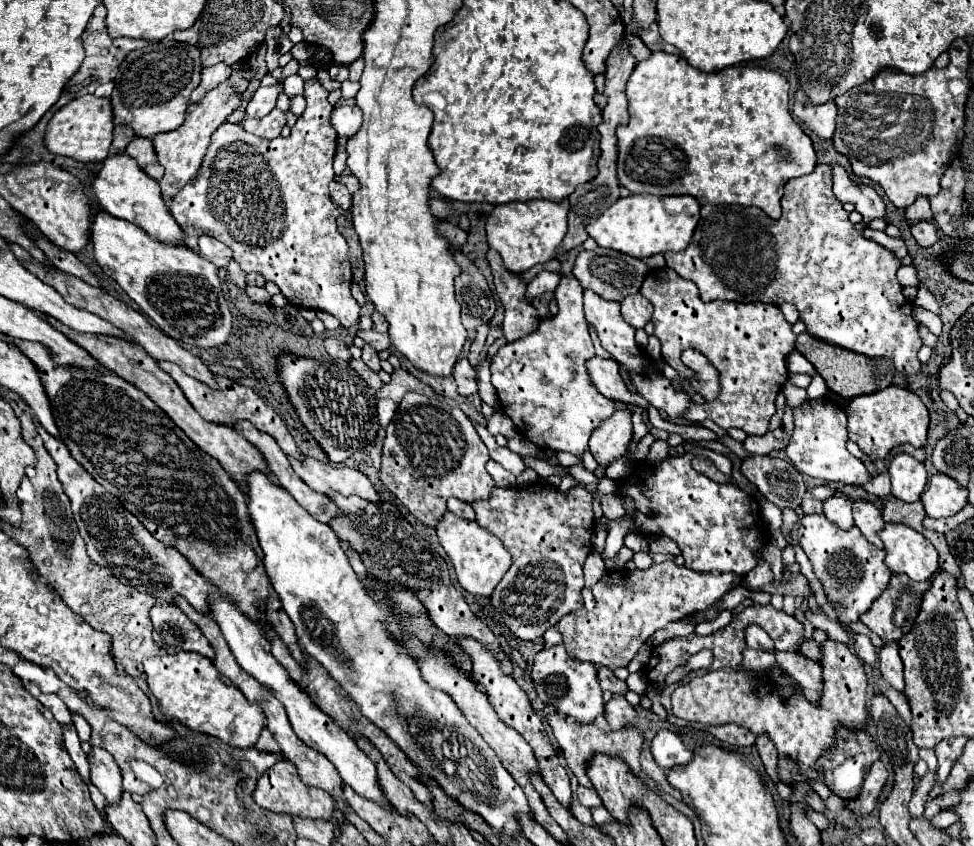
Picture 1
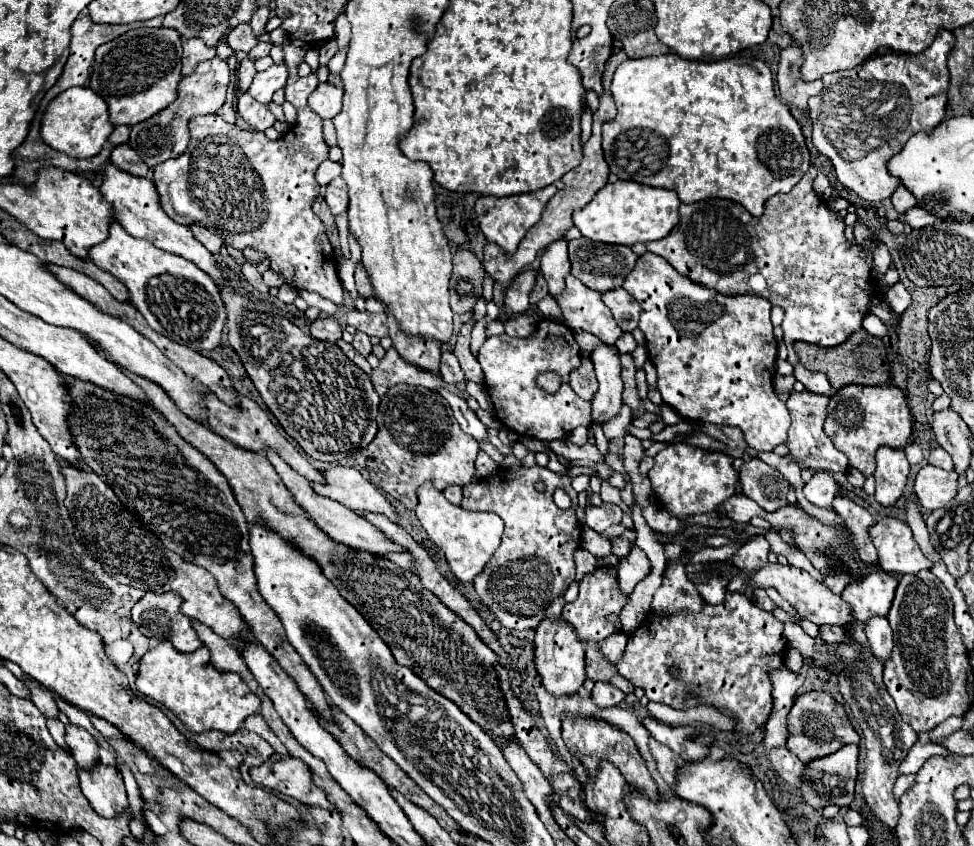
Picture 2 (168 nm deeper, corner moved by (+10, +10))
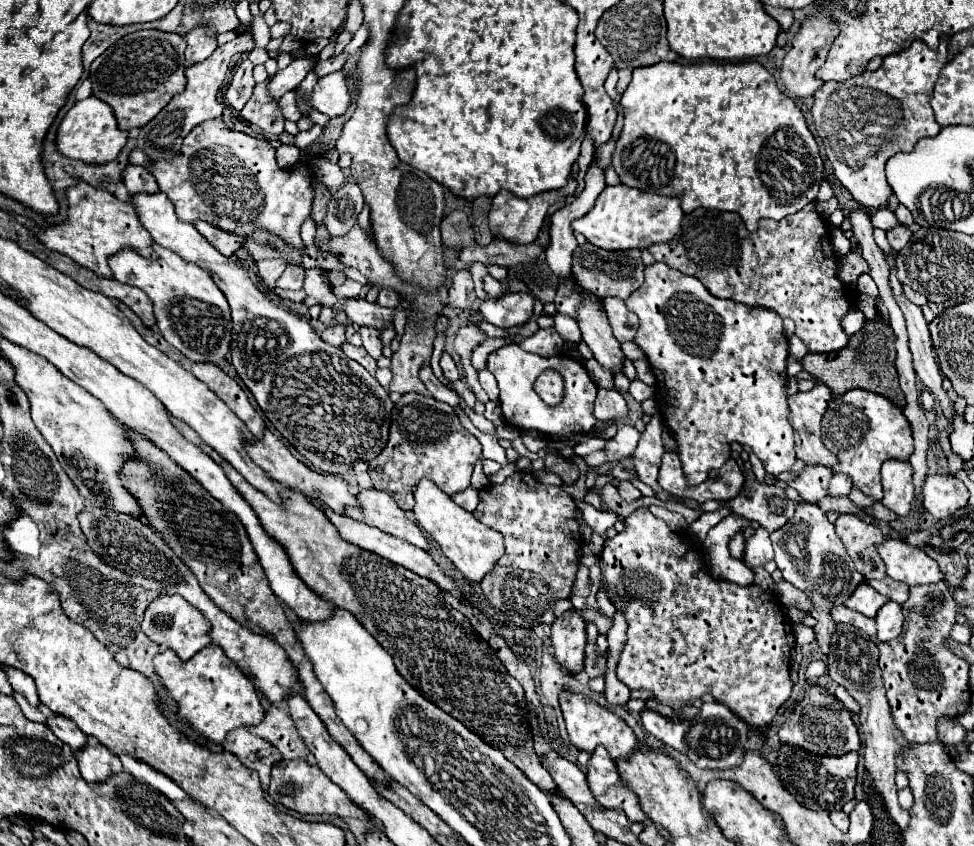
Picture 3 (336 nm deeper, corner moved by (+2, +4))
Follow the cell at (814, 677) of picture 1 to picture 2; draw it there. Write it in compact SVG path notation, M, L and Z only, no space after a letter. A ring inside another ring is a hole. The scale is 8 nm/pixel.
M806 692L796 696L794 706L788 714L788 742L786 748L796 754L804 764L834 754L846 744L858 744L860 736L856 734L854 726L850 724L846 710L840 702L836 702L826 692Z

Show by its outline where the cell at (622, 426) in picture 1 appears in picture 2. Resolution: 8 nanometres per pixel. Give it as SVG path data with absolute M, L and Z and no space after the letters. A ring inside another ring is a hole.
M602 344L590 354L598 378L598 392L592 398L592 420L600 426L620 414L622 408L622 378L618 350Z

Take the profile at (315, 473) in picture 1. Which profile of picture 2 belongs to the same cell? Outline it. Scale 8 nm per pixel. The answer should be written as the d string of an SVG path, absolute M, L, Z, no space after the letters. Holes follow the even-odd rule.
M336 464L336 466L330 466L328 470L324 470L322 474L324 474L326 482L324 484L312 482L314 492L328 496L332 500L338 500L340 504L348 506L356 514L376 512L376 514L384 514L396 522L394 506L356 468Z

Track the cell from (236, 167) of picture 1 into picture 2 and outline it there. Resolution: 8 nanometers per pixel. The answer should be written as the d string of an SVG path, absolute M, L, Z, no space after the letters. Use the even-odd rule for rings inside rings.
M286 38L282 44L284 62L290 72L286 82L286 100L290 100L298 110L296 126L292 130L288 130L278 140L268 140L264 132L240 130L238 126L224 122L218 114L196 116L190 122L192 138L188 150L180 158L158 164L154 168L154 184L166 214L170 214L172 208L172 212L188 224L200 224L216 234L222 234L226 244L236 250L254 248L262 252L270 260L270 270L280 274L288 286L316 292L340 306L344 302L344 288L338 278L334 252L326 236L324 222L312 212L312 204L320 196L320 184L316 182L314 172L324 160L328 160L328 144L322 136L322 120L308 106L308 96L316 90L318 78L316 74L300 78L296 72L304 58L304 48L308 48L306 42L290 38Z

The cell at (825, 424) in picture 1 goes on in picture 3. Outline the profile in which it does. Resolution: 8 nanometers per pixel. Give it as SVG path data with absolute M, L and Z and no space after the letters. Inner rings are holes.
M816 384L810 392L796 392L788 398L788 420L794 428L796 458L804 464L836 464L836 456L828 452L820 440L820 420L828 402L830 390L824 384Z

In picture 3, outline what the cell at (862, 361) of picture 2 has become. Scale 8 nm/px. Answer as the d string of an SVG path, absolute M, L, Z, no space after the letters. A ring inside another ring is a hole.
M878 314L874 320L868 320L866 326L862 326L860 332L852 334L848 344L834 354L806 354L802 358L802 366L808 374L812 374L816 380L826 384L832 394L846 394L848 390L862 388L868 392L882 394L898 408L904 408L906 400L898 386L898 372L894 366L896 350L894 350L894 332L888 326L888 322Z

